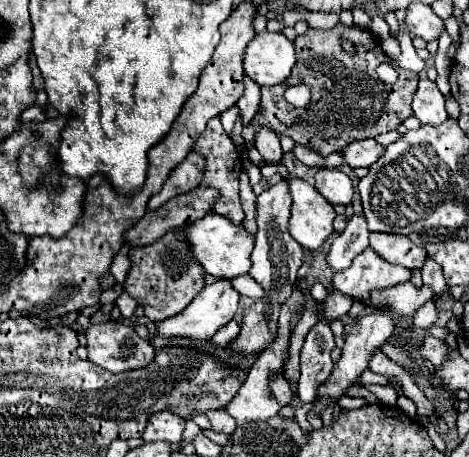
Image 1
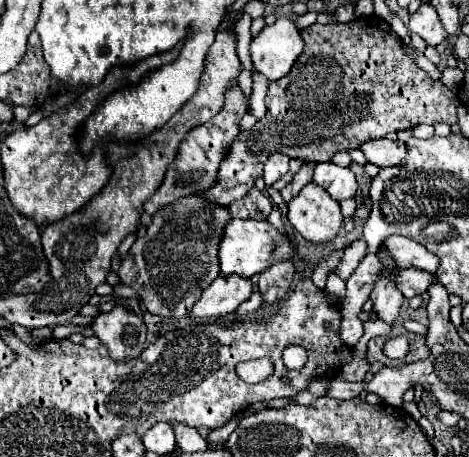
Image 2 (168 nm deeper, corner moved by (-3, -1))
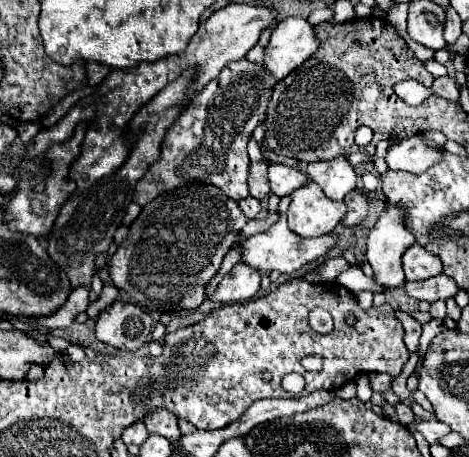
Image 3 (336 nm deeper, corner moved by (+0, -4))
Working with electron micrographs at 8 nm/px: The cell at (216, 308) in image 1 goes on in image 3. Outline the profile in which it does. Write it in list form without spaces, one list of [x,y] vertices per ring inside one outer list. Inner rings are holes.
[[[237,263],[219,283],[217,293],[211,297],[221,303],[245,303],[259,291],[261,273],[245,263]]]

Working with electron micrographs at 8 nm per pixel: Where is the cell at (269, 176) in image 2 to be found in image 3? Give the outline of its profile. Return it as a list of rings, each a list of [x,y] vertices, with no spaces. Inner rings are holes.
[[[271,165],[269,167],[269,181],[271,181],[271,193],[275,193],[277,197],[285,197],[291,195],[295,189],[303,187],[305,183],[309,183],[309,175],[301,173],[295,167],[287,167],[287,165]]]

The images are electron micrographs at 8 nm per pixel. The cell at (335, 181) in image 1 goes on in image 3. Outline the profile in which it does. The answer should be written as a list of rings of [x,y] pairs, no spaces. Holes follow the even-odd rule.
[[[341,155],[337,159],[309,163],[307,173],[323,189],[323,193],[335,201],[343,199],[357,185],[357,175],[351,163],[347,161],[347,157]]]

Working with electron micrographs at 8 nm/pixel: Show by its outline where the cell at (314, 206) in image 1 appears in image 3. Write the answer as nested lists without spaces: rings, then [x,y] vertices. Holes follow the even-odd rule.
[[[317,183],[293,191],[289,205],[289,227],[301,237],[321,237],[331,233],[345,217],[347,205],[343,201],[331,201]]]

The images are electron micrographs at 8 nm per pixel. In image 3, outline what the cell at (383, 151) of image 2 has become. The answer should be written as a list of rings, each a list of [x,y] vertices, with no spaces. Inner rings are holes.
[[[413,135],[391,147],[389,153],[385,155],[385,161],[389,163],[389,169],[419,175],[433,167],[435,163],[439,163],[443,159],[443,153],[445,153],[443,149],[429,147],[421,139],[421,135]]]

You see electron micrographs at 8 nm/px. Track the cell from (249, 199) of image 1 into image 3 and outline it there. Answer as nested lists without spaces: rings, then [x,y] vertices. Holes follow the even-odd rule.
[[[255,197],[241,199],[241,201],[239,201],[239,207],[241,207],[241,211],[243,211],[249,219],[255,219],[255,217],[257,217],[257,213],[261,211],[261,203],[259,203]]]

